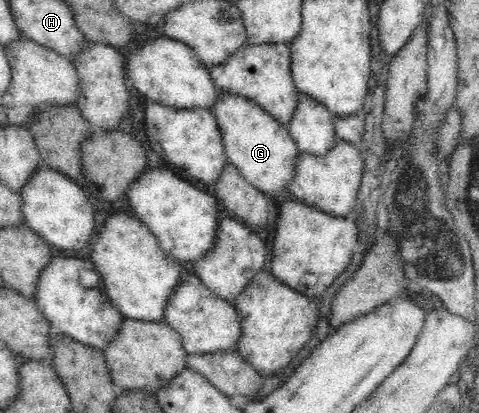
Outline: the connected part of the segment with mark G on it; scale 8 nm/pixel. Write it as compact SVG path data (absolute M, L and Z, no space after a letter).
M219 90L211 110L216 117L221 132L227 162L233 164L254 188L260 190L266 196L280 194L285 189L288 191L289 182L295 175L299 150L287 127L264 112L264 109L258 106L256 102L232 93L222 93Z

